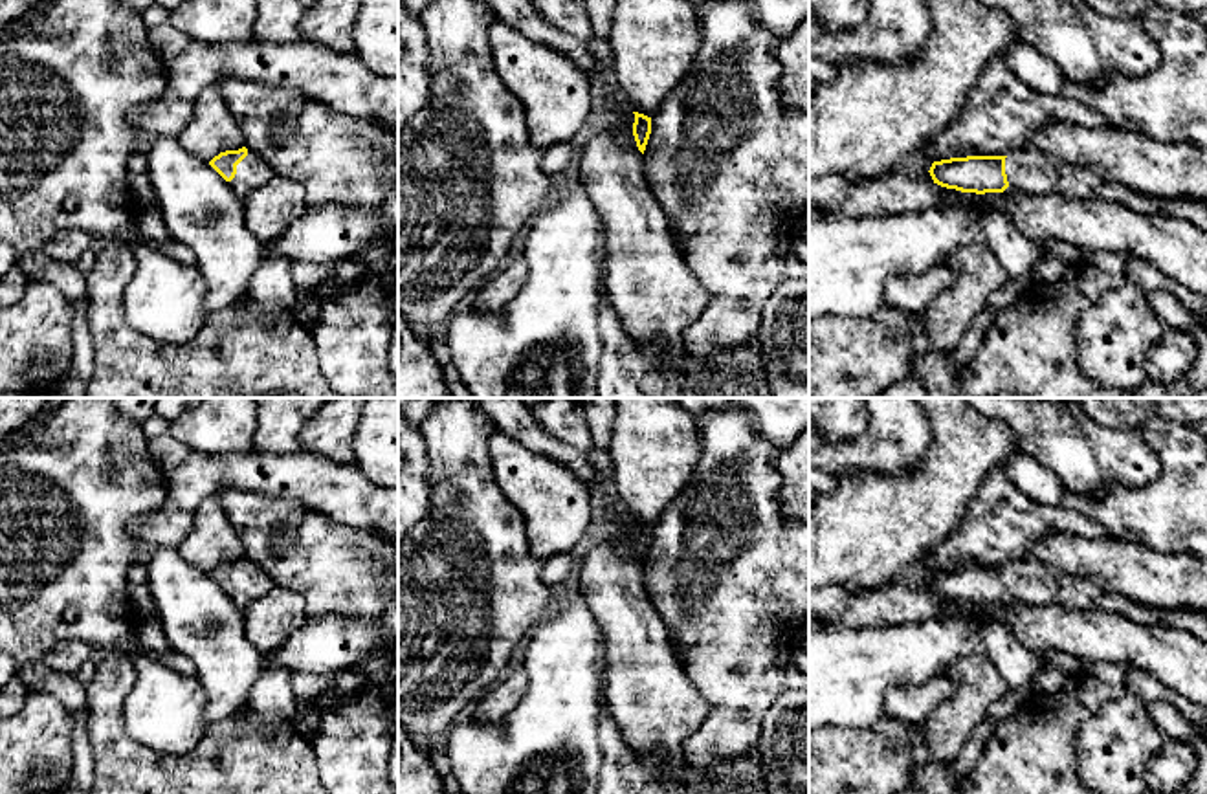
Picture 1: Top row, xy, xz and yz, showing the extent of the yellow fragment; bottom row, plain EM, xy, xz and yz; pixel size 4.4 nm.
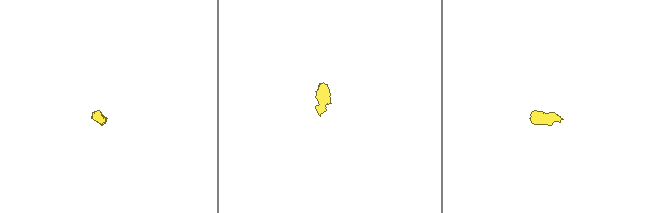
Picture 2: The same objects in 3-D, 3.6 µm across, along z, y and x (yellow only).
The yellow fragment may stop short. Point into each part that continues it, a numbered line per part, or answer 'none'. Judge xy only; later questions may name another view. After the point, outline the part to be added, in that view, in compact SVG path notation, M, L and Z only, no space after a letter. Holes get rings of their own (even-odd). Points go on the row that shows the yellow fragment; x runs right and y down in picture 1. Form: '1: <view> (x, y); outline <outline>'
1: xy (252, 173); outline M253 150L237 165L237 174L227 182L240 198L268 183L275 176L273 169Z

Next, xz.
none

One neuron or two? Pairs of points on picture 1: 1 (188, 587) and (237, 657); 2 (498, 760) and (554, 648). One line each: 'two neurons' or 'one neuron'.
1: one neuron
2: one neuron

